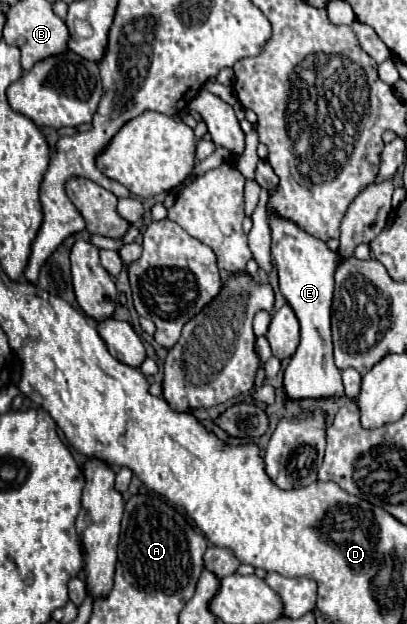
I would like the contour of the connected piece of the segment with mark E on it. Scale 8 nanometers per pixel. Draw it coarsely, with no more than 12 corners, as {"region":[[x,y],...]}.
{"region":[[269,215],[279,289],[301,323],[285,395],[339,397],[331,297],[339,253]]}

